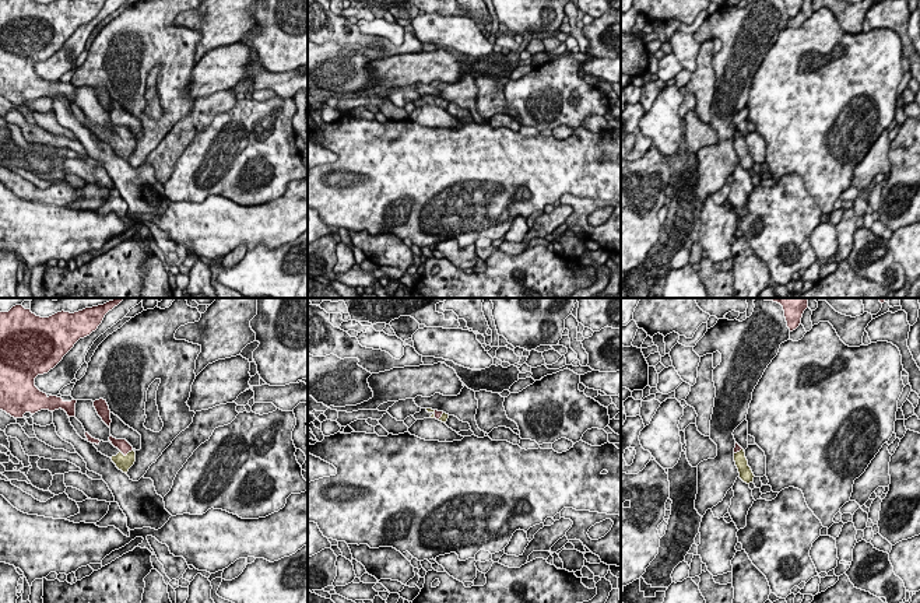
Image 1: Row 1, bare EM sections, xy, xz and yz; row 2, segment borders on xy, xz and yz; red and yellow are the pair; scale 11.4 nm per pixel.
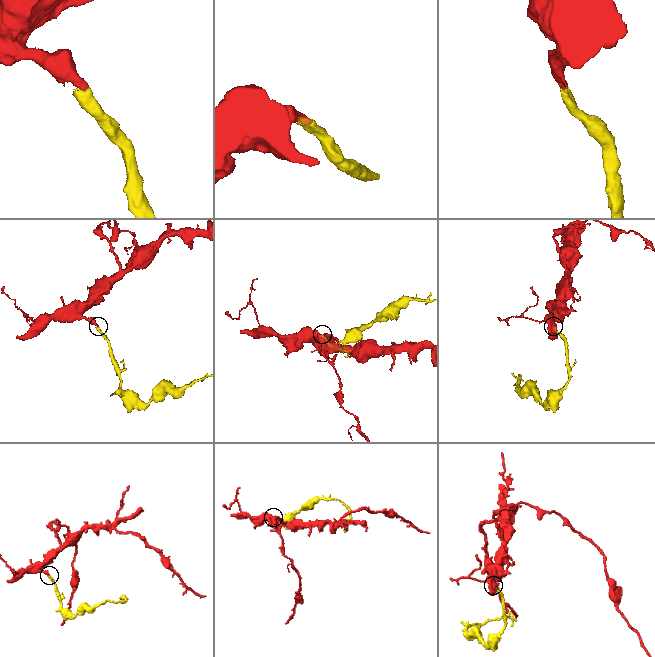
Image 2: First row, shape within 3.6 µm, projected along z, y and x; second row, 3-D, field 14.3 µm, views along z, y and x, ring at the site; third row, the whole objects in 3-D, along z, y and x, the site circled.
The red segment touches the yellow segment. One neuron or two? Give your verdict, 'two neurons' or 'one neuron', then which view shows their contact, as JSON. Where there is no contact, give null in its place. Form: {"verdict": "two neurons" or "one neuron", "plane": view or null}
{"verdict": "one neuron", "plane": "xy"}

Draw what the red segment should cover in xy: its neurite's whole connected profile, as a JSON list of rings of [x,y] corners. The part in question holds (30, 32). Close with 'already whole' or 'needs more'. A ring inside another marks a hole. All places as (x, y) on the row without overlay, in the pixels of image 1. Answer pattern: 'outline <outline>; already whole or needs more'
outline [[[0,0],[0,97],[14,105],[25,99],[41,97],[64,97],[76,104],[77,87],[64,88],[57,83],[48,83],[35,73],[38,62],[48,60],[74,31],[98,15],[106,0],[55,0],[41,4],[35,0]]]; already whole

